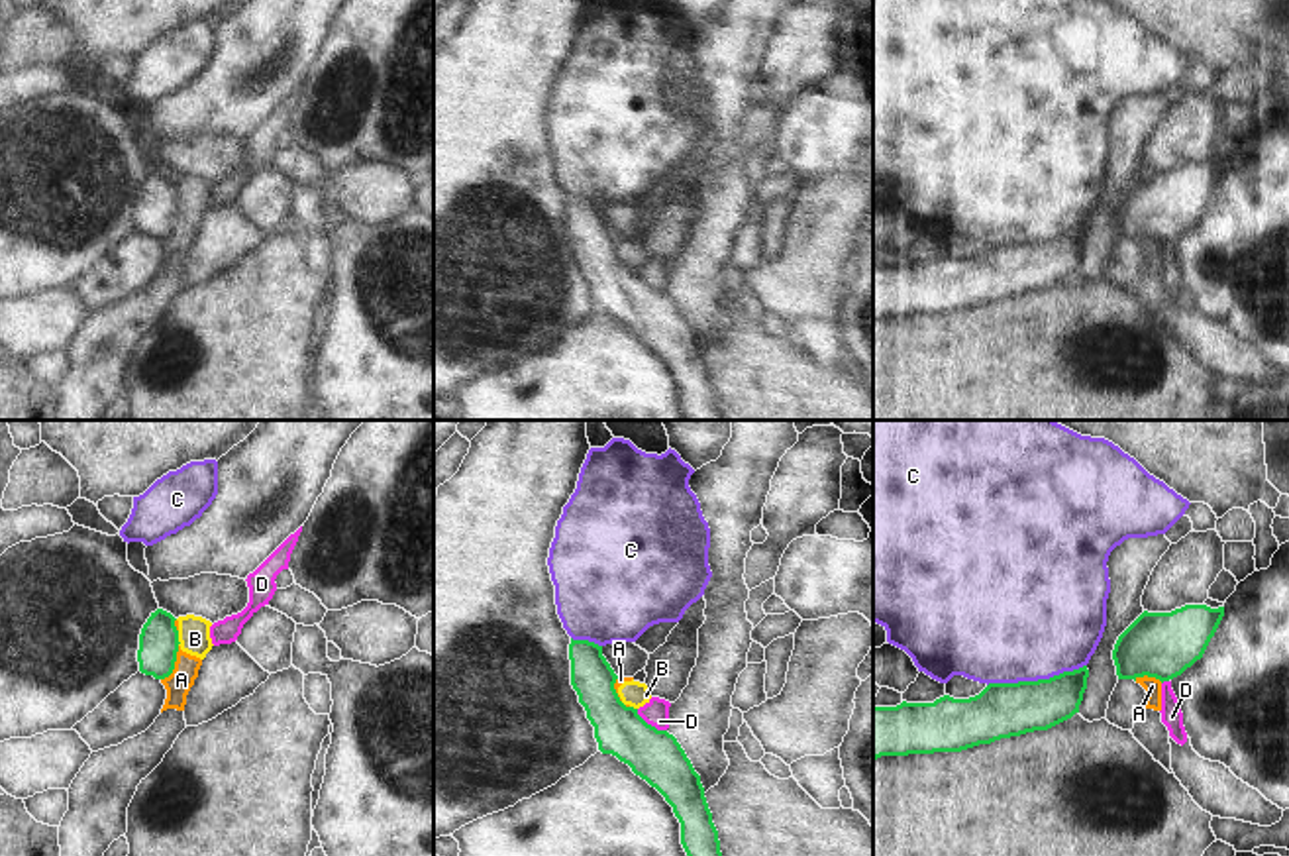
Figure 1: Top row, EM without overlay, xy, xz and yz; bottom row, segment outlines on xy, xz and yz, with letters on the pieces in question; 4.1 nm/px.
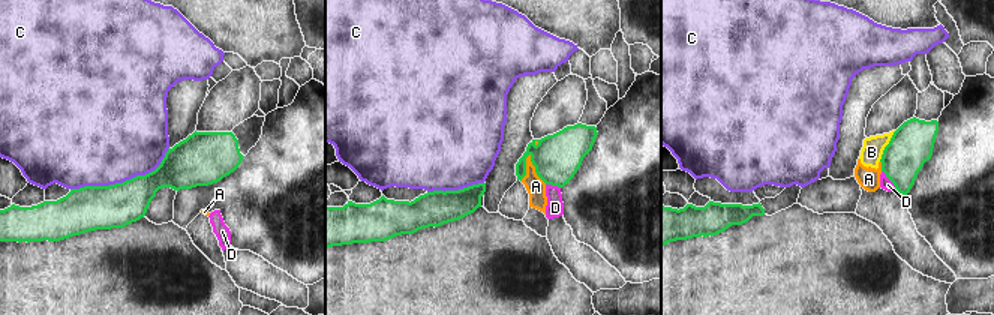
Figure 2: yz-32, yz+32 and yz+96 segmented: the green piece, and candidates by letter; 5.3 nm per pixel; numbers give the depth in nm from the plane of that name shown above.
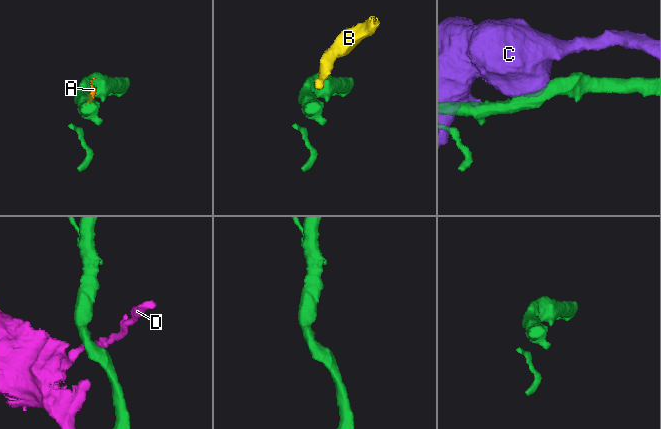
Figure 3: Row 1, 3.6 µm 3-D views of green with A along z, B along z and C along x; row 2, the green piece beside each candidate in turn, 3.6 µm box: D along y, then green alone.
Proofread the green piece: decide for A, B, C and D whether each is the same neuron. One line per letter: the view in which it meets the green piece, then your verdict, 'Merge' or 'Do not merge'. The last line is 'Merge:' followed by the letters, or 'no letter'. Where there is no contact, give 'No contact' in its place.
A: Touches green in xy. Do not merge
B: Touches green in xy. Do not merge
C: Touches green in yz. Do not merge
D: Touches green in xz. Do not merge
Merge: no letter.

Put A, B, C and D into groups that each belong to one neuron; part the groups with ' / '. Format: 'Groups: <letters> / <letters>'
Groups: A B / C / D.

